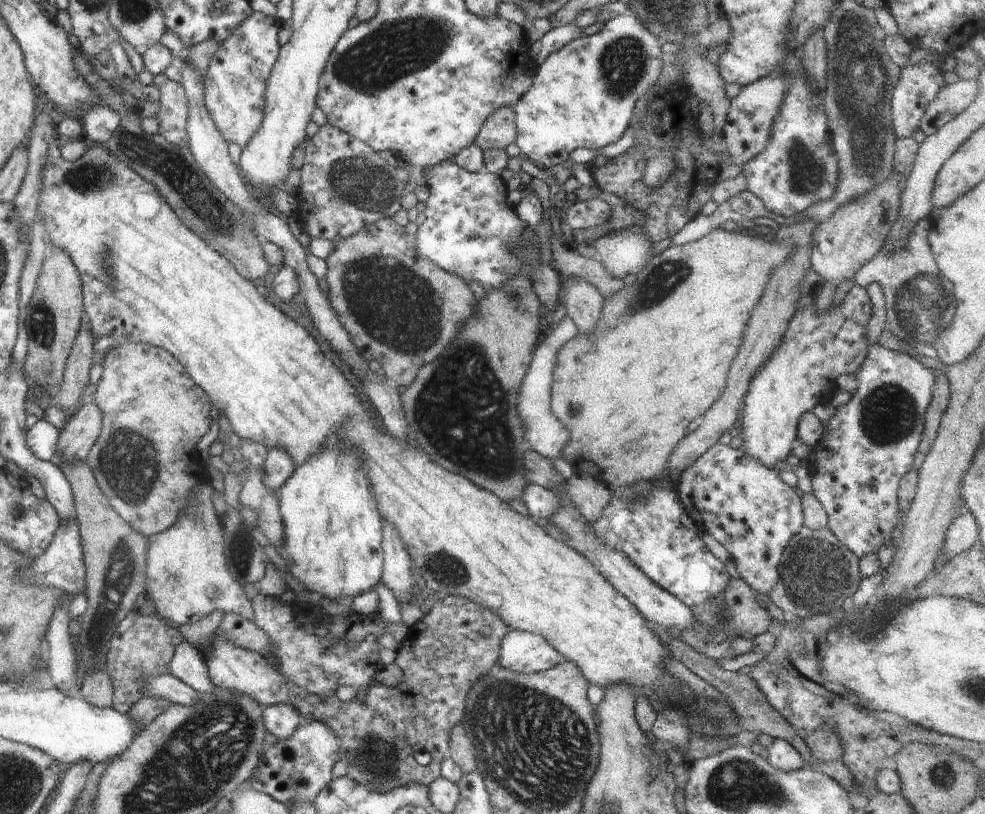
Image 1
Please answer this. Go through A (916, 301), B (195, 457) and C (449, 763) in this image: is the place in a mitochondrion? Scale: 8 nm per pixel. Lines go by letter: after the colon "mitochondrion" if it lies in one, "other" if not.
A: mitochondrion
B: other
C: other

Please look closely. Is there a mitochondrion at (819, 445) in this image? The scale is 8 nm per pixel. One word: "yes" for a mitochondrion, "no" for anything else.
no

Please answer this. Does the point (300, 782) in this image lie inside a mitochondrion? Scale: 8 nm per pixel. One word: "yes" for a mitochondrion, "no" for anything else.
no

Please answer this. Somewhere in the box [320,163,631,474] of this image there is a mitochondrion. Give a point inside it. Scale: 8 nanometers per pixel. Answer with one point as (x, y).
(394, 306)

